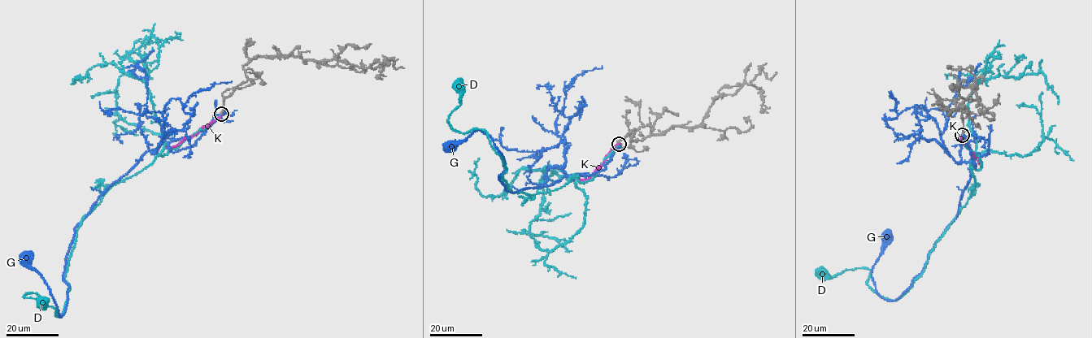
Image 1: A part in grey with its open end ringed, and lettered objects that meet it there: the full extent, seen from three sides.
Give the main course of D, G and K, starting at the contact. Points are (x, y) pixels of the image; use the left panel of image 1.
D: (220, 114), (105, 192), (77, 231), (65, 309), (58, 316), (36, 293), (23, 296), (41, 303)
G: (220, 114), (193, 145), (171, 151), (164, 143), (145, 152), (97, 200), (68, 248), (63, 315), (27, 259)
K: (220, 114), (190, 137), (172, 146), (163, 145)

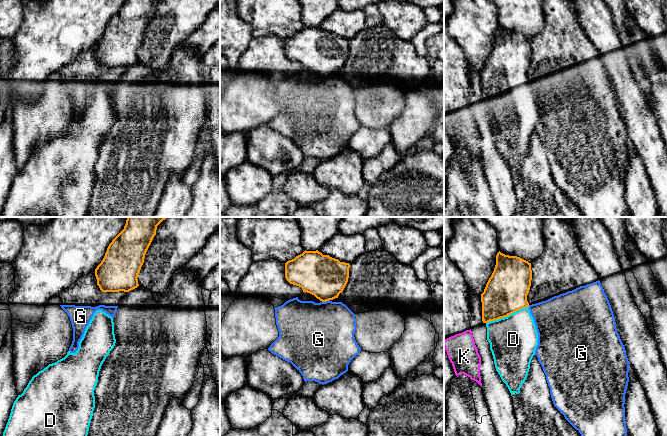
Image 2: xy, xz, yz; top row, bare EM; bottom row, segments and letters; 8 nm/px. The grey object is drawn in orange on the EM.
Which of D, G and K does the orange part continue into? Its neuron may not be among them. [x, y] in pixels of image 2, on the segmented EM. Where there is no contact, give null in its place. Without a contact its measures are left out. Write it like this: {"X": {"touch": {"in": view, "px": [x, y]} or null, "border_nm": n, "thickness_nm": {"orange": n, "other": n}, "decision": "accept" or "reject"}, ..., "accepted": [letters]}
{"D": {"touch": {"in": "yz", "px": [507, 315]}, "border_nm": 380, "thickness_nm": {"orange": 340, "other": 380}, "decision": "accept"}, "G": {"touch": {"in": "xz", "px": [325, 301]}, "border_nm": 70, "thickness_nm": {"orange": 340, "other": 480}, "decision": "reject"}, "K": {"touch": null, "decision": "reject"}, "accepted": ["D"]}

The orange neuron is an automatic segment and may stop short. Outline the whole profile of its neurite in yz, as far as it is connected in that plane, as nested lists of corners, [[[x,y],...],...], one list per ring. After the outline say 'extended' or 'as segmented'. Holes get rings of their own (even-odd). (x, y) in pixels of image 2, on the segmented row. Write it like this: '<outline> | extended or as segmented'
[[[499,251],[494,271],[481,294],[482,321],[487,327],[487,340],[490,343],[495,368],[511,396],[520,393],[538,345],[538,333],[527,301],[531,280],[531,263]]] | extended

